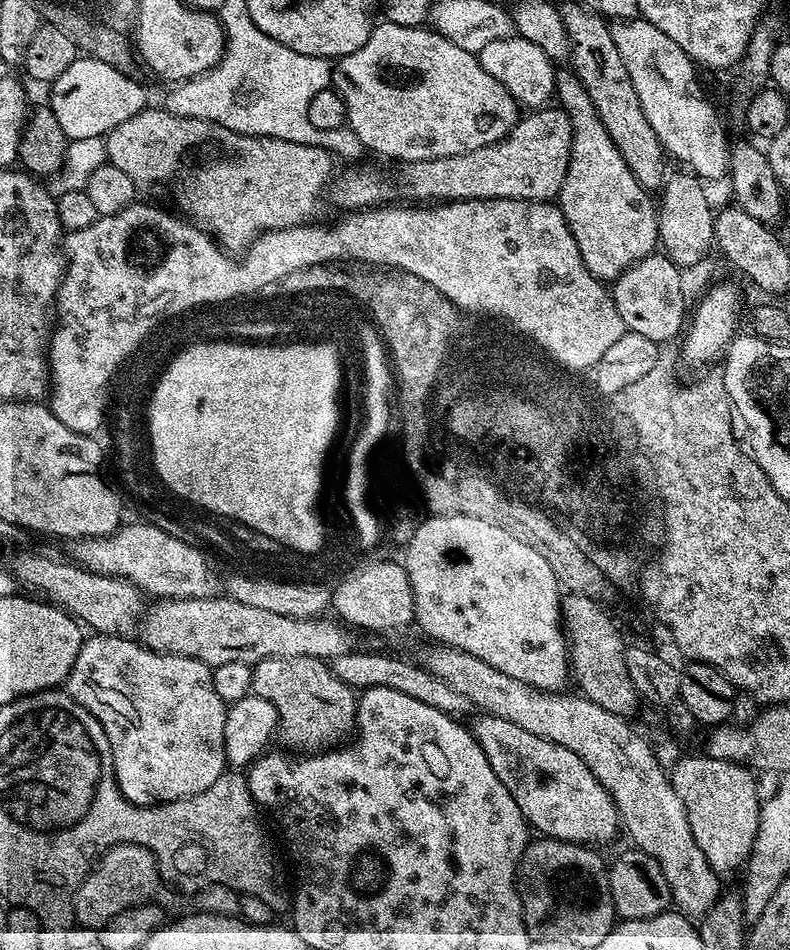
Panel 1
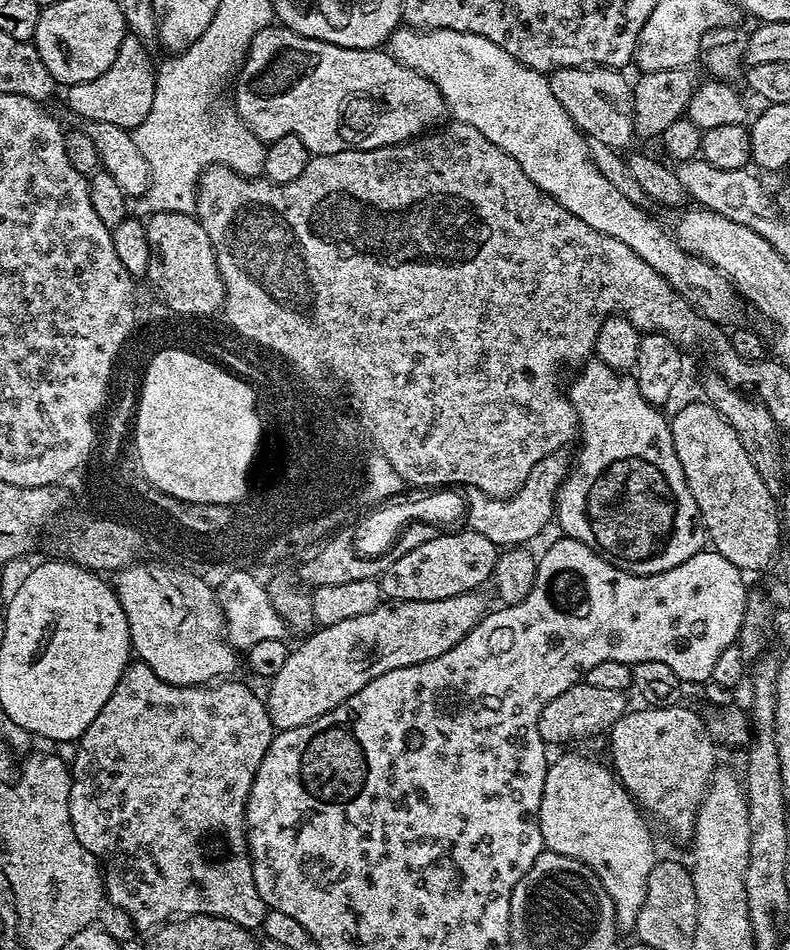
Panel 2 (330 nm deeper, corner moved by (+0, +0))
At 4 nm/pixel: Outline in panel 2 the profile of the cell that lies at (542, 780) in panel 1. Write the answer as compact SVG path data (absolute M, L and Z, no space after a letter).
M576 752L549 763L546 786L542 786L540 829L547 851L582 862L606 886L606 894L614 902L617 929L631 933L638 910L646 902L646 882L658 853L644 821L645 813L624 790L613 769L604 764Z

